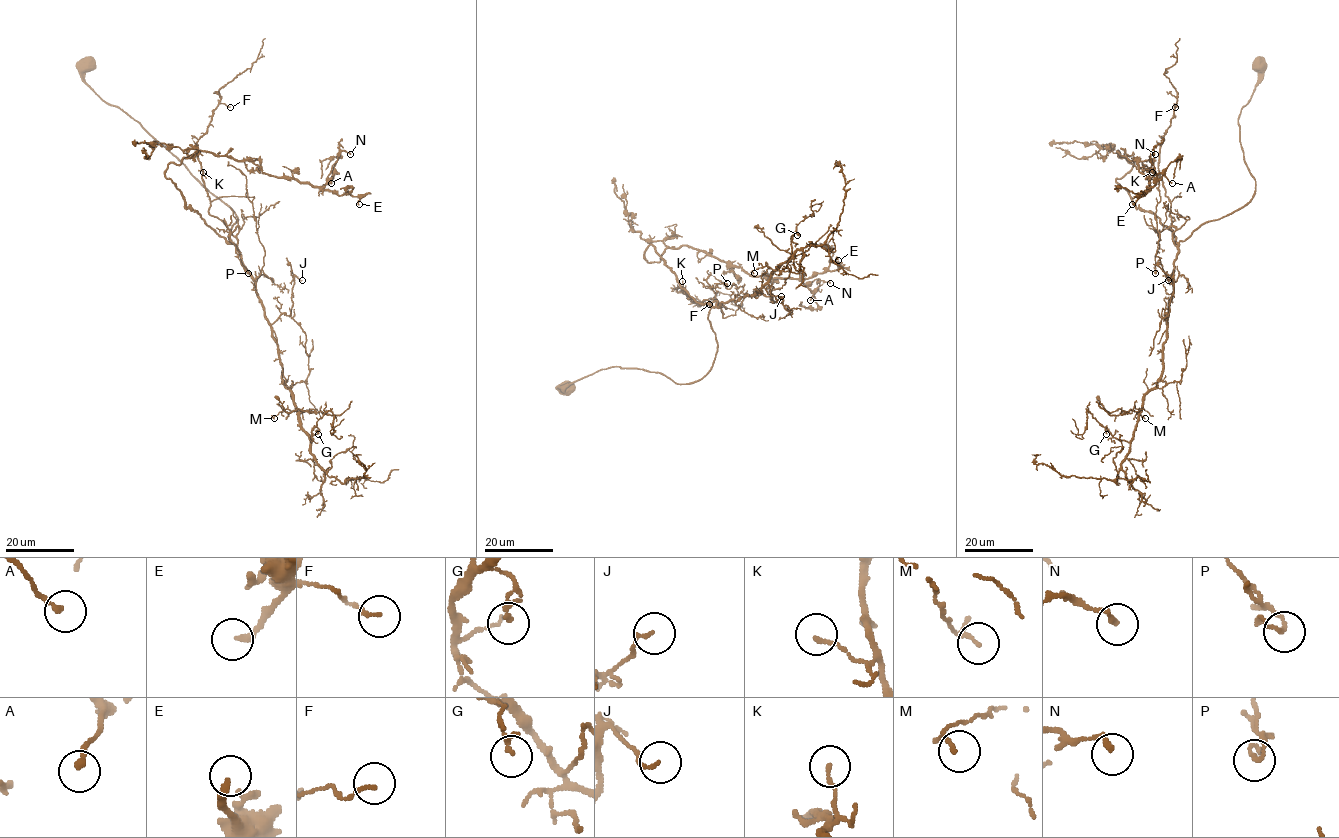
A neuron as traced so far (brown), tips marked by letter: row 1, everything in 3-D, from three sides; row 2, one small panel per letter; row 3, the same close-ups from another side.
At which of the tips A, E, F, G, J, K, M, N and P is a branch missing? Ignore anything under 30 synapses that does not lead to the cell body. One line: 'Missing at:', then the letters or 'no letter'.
Missing at: E

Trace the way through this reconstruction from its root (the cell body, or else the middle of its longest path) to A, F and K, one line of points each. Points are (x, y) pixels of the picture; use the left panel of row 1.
A: (87, 63), (82, 79), (234, 212), (227, 242), (186, 207), (165, 176), (170, 162), (210, 151), (331, 183)
F: (87, 63), (82, 79), (234, 212), (228, 239), (236, 245), (209, 213), (197, 147), (213, 110), (230, 107)
K: (87, 63), (82, 79), (234, 212), (228, 239), (236, 245), (209, 213), (203, 172)

